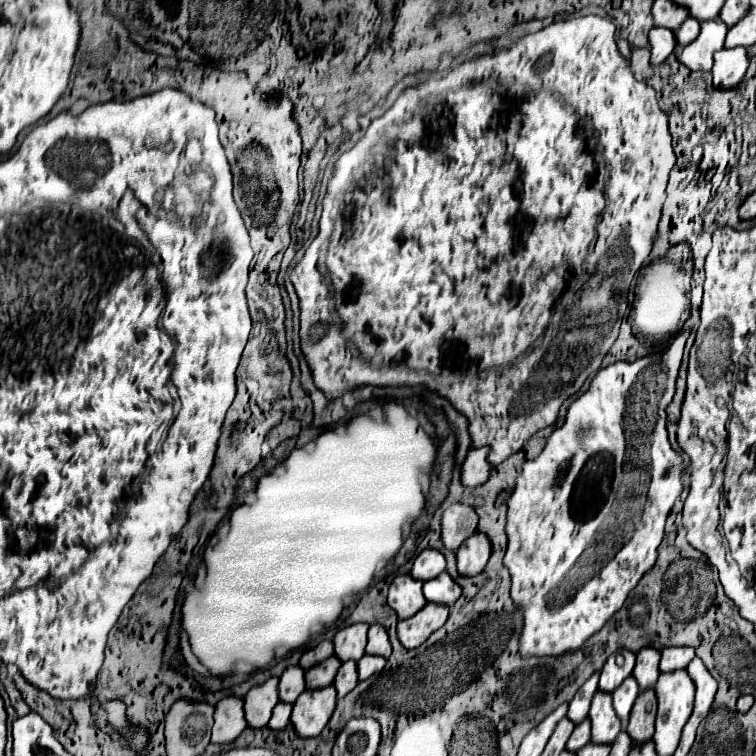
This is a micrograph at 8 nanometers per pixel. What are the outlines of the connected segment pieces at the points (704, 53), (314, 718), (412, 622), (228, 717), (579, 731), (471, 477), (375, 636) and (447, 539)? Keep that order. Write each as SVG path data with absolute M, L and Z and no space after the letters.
M703 20L699 36L685 48L675 50L675 58L693 72L709 72L713 64L713 54L723 50L727 26L719 20Z
M333 686L319 690L305 690L293 704L291 724L301 738L315 738L327 726L337 702Z
M425 604L415 616L399 620L397 636L399 642L407 648L419 648L435 630L447 622L447 606L443 604Z
M227 696L215 706L215 726L213 726L213 744L231 744L243 730L247 722L243 718L243 700Z
M583 720L581 724L575 726L575 730L573 730L573 734L571 734L569 742L567 742L567 750L569 752L577 752L589 742L591 742L591 722Z
M487 448L471 450L461 464L461 484L465 488L477 488L487 482L491 464L487 464Z
M381 624L369 626L367 654L383 656L383 658L389 658L391 656L391 644L389 644L389 638L387 638L387 630Z
M451 504L441 518L441 542L447 550L455 550L467 536L475 532L475 528L475 510L467 504Z

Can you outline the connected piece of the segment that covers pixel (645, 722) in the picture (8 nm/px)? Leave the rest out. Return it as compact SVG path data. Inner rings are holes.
M645 690L639 694L631 718L627 724L627 734L631 736L633 746L645 744L651 740L655 732L655 712L657 712L657 698L653 690Z

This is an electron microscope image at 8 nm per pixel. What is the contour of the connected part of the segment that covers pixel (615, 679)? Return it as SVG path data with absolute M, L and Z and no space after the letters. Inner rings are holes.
M623 652L623 666L617 666L615 662L615 656L611 656L607 660L607 664L603 666L601 670L601 680L599 680L599 690L601 692L613 692L627 676L631 676L633 672L633 666L635 666L635 654L633 652Z

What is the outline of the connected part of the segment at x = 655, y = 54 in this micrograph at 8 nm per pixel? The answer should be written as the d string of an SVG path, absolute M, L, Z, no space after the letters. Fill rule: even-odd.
M651 28L649 30L649 46L651 46L651 66L661 64L675 50L675 34L667 28Z

